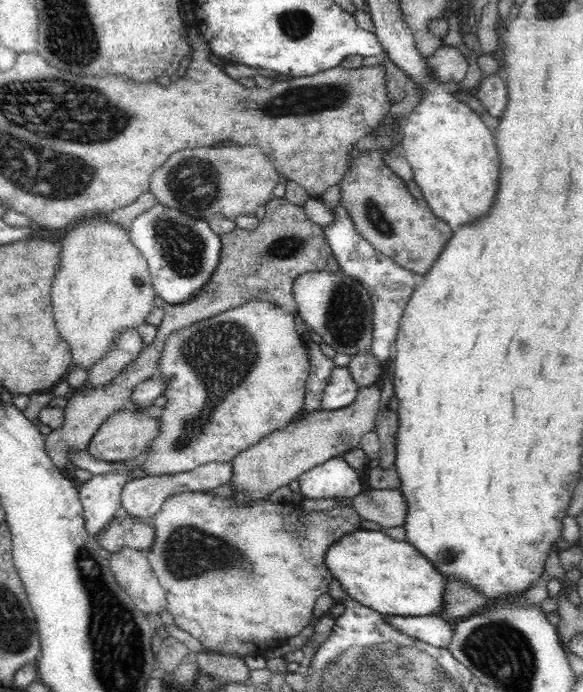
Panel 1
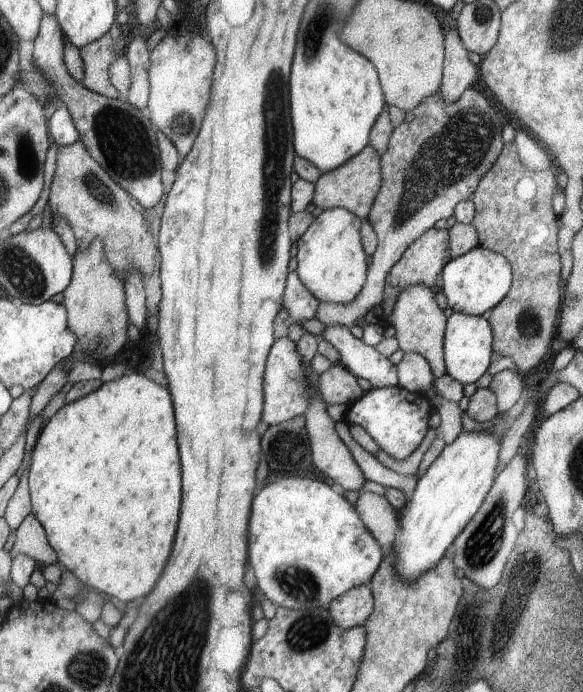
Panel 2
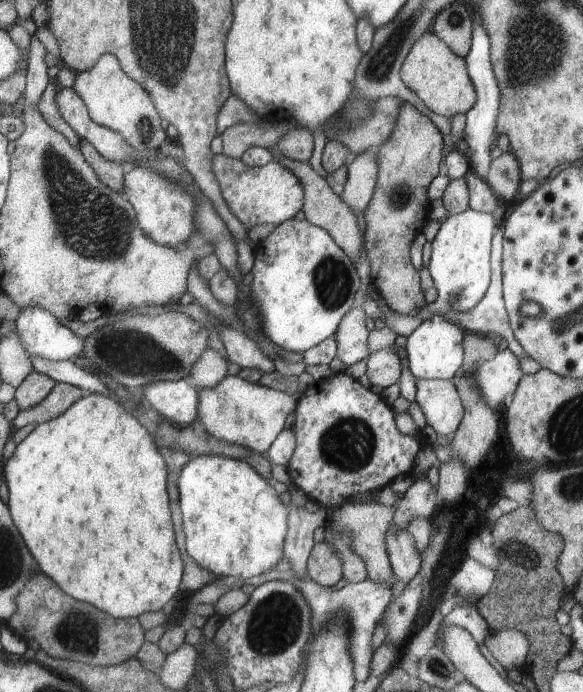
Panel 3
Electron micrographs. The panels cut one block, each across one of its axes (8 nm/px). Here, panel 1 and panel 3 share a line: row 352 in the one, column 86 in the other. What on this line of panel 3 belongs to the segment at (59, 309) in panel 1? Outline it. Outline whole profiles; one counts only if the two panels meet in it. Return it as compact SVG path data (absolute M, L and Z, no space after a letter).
M111 53L101 55L94 66L86 71L75 74L75 81L71 88L78 92L86 103L91 120L96 125L104 126L119 134L138 151L157 149L165 140L165 132L161 128L161 120L154 107L153 98L126 73L119 70L119 64Z

